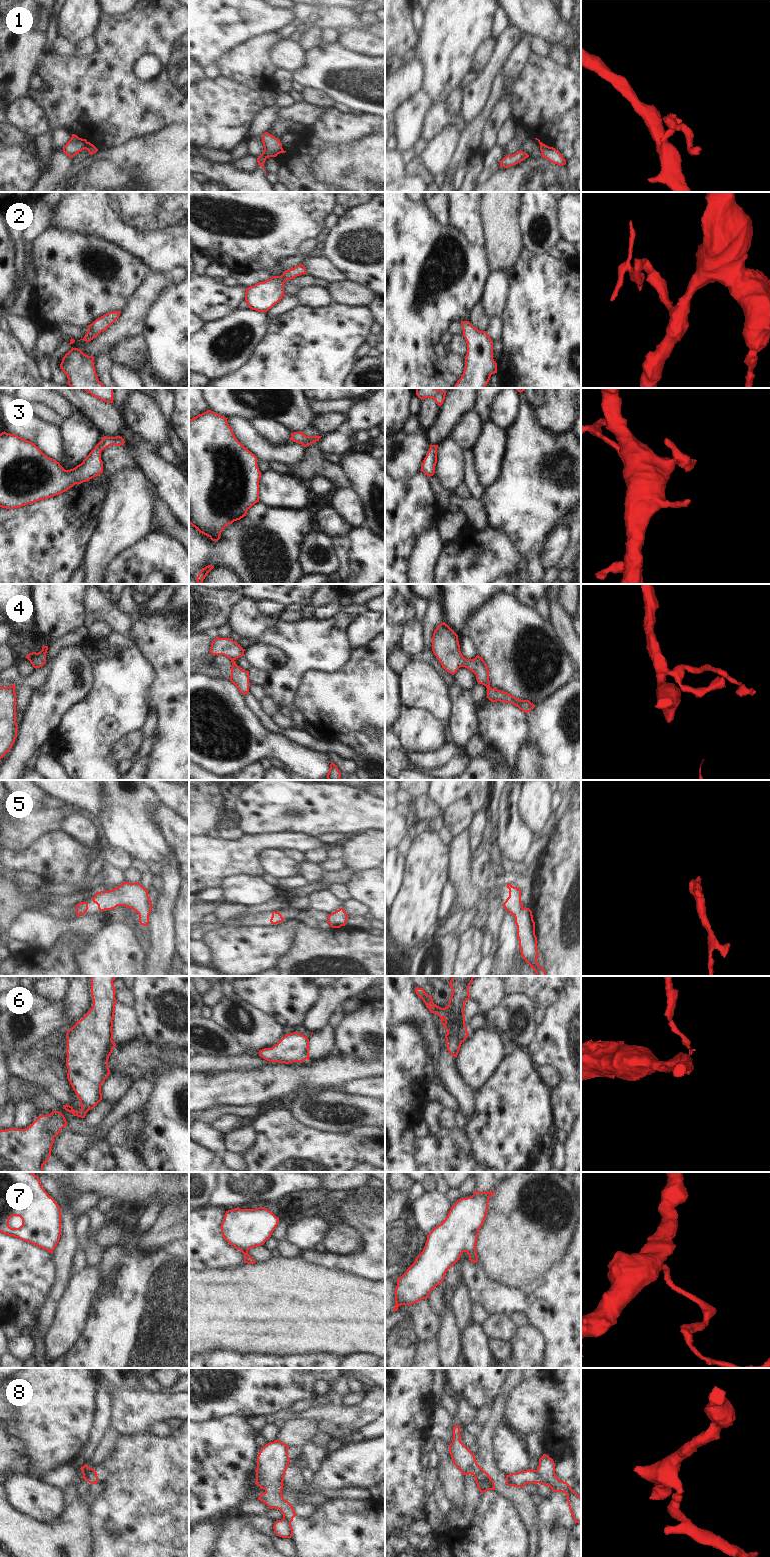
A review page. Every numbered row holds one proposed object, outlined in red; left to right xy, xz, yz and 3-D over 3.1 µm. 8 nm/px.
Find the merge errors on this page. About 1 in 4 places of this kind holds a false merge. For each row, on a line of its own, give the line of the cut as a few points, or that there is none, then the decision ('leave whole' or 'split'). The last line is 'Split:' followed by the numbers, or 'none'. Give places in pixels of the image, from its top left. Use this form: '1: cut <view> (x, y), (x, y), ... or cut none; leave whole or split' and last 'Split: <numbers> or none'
1: cut xy (87, 142), (84, 148); split
2: cut none; leave whole
3: cut none; leave whole
4: cut none; leave whole
5: cut none; leave whole
6: cut yz (463, 1016), (458, 1022), (458, 1037), (462, 1041); split
7: cut none; leave whole
8: cut xy (93, 1469), (89, 1476), (89, 1482); split
Split: 1, 6, 8

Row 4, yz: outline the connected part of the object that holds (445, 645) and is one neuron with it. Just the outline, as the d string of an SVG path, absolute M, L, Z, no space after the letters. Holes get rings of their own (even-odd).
M445 622L441 623L434 630L432 637L432 651L441 663L442 668L444 668L448 673L454 675L460 667L465 667L472 671L476 675L476 680L478 684L482 684L487 688L486 698L488 698L490 701L510 703L517 706L520 710L526 713L530 712L535 707L535 705L531 703L529 700L521 700L507 692L491 688L489 681L489 670L486 665L486 662L479 655L477 655L474 659L464 658L460 651L458 635Z

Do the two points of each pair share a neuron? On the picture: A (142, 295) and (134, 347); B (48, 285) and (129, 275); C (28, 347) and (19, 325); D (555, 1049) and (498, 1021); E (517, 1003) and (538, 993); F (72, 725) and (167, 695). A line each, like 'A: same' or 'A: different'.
A: different
B: same
C: same
D: different
E: different
F: different

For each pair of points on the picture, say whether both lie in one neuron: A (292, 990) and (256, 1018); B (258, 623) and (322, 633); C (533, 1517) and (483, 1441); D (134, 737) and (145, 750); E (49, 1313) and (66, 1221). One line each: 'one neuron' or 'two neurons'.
A: two neurons
B: one neuron
C: one neuron
D: two neurons
E: one neuron

